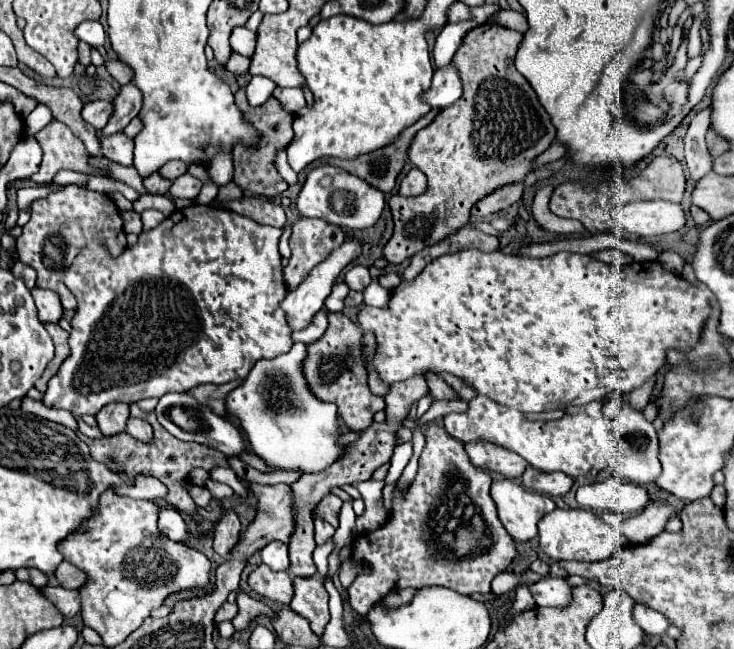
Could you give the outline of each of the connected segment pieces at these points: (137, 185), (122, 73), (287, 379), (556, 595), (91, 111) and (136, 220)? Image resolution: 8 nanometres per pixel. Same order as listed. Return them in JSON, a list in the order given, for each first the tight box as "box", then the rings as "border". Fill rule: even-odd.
[{"box":[89,156,145,194],"border":[[[89,156],[89,164],[91,164],[91,166],[97,166],[97,168],[103,168],[103,170],[109,172],[113,178],[117,178],[117,180],[125,182],[127,186],[135,188],[139,194],[145,194],[143,180],[141,180],[139,172],[133,170],[133,166],[131,166],[131,168],[125,168],[125,166],[121,166],[121,164],[109,162],[109,158],[101,158],[101,160],[99,160],[99,158],[93,158],[93,156]]]},{"box":[96,47,131,84],"border":[[[97,47],[96,49],[100,54],[105,56],[105,66],[107,66],[109,74],[111,74],[119,84],[129,84],[129,80],[131,80],[131,70],[129,70],[127,66],[121,66],[119,60],[107,60],[107,52],[105,52],[104,47]]]},{"box":[225,344,347,472],"border":[[[293,344],[293,348],[287,354],[281,354],[273,360],[259,360],[249,376],[227,394],[225,408],[229,412],[229,418],[235,420],[245,434],[245,442],[249,444],[251,452],[257,454],[269,468],[275,472],[323,472],[333,462],[337,462],[347,446],[341,444],[343,432],[341,432],[341,418],[337,412],[337,404],[319,400],[303,374],[303,362],[307,358],[307,346],[305,344]]]},{"box":[530,577,573,608],"border":[[[543,577],[530,588],[537,606],[553,606],[553,608],[567,608],[573,600],[573,586],[569,586],[567,578]]]},{"box":[81,100,113,132],"border":[[[97,100],[97,102],[87,102],[81,110],[81,116],[99,132],[107,124],[107,120],[111,116],[111,110],[113,110],[111,102]]]},{"box":[121,210,143,234],"border":[[[129,210],[129,214],[121,214],[121,216],[123,216],[123,228],[125,228],[127,234],[129,234],[129,232],[141,234],[143,224],[141,224],[141,216],[139,216],[139,214],[135,214],[135,212]]]}]

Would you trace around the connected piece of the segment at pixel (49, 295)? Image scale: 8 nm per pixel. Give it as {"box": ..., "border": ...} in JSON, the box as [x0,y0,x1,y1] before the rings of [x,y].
{"box":[31,288,63,322],"border":[[[33,288],[31,290],[35,306],[39,310],[39,320],[45,322],[59,322],[63,316],[63,308],[59,302],[59,296],[51,290],[41,290],[41,288]]]}

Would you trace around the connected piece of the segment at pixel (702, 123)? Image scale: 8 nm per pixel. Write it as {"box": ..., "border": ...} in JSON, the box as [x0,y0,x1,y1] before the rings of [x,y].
{"box":[685,108,711,186],"border":[[[709,108],[701,110],[685,136],[685,162],[693,180],[693,186],[711,170],[711,156],[705,146],[705,134],[709,130]]]}

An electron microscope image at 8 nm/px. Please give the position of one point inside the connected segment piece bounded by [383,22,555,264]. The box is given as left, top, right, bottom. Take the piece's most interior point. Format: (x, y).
(489, 137)

